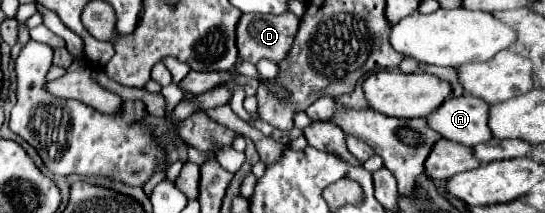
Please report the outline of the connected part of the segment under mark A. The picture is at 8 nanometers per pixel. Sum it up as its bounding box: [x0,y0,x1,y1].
[427,96,493,148]

